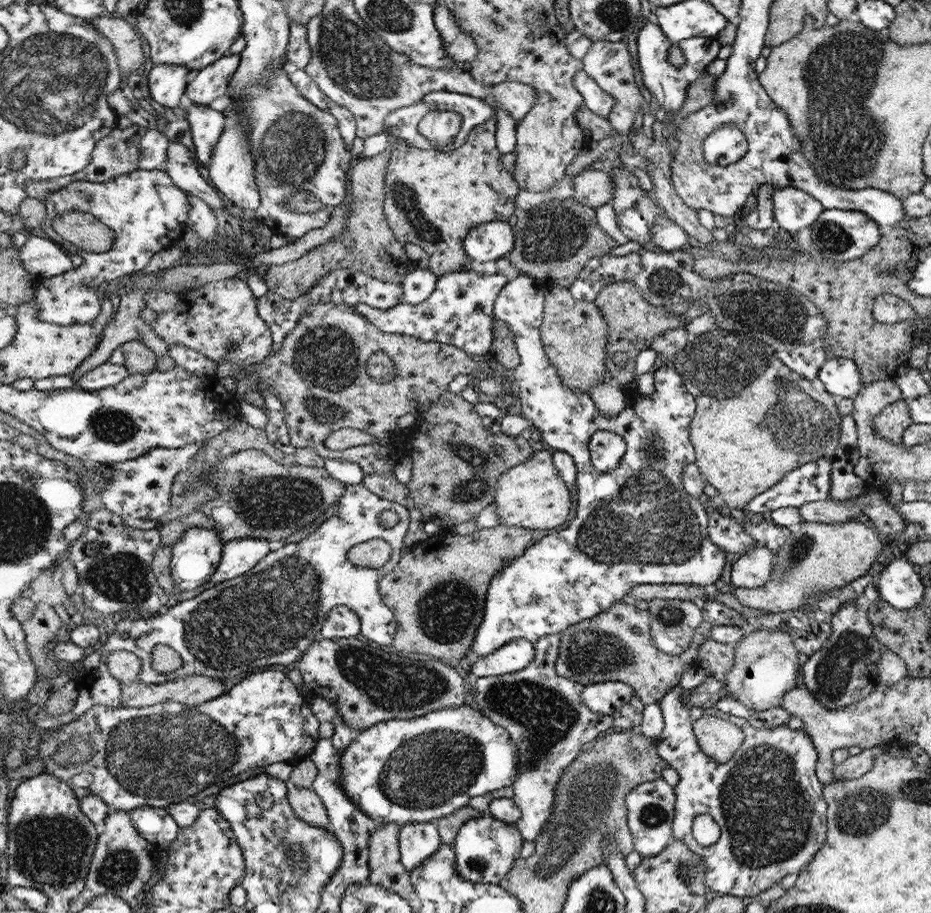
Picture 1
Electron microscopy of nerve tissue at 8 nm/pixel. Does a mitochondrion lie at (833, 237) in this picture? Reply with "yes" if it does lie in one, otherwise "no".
yes

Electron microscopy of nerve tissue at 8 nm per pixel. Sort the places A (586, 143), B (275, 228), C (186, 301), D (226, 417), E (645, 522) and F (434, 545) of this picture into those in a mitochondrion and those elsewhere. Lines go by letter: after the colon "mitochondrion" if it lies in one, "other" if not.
A: other
B: other
C: other
D: other
E: mitochondrion
F: other

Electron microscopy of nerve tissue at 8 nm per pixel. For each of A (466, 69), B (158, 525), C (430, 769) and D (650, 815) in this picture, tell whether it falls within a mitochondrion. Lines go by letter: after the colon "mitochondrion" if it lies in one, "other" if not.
A: other
B: other
C: mitochondrion
D: mitochondrion

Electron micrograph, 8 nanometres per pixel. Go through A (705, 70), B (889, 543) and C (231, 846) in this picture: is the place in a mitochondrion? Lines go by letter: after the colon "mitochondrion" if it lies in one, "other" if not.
A: other
B: other
C: other

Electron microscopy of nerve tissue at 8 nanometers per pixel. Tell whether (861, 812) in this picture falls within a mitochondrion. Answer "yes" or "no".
yes

